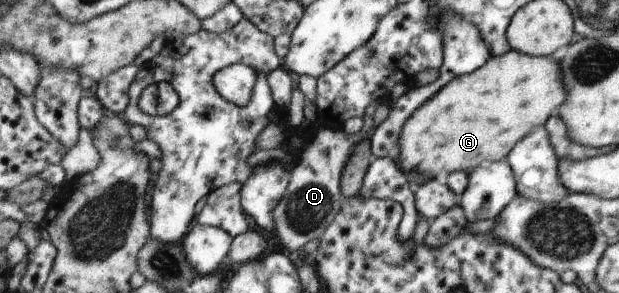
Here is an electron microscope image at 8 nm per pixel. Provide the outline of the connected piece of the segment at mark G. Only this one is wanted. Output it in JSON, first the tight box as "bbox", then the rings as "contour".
{"bbox":[397,49,564,179],"contour":[[[510,49],[508,53],[492,56],[473,73],[453,78],[442,86],[436,96],[415,111],[401,132],[401,157],[397,168],[406,175],[410,170],[426,174],[429,179],[442,179],[450,173],[468,173],[480,164],[502,161],[513,146],[533,130],[542,128],[555,109],[564,103],[564,90],[556,61],[546,57],[532,57]]]}

